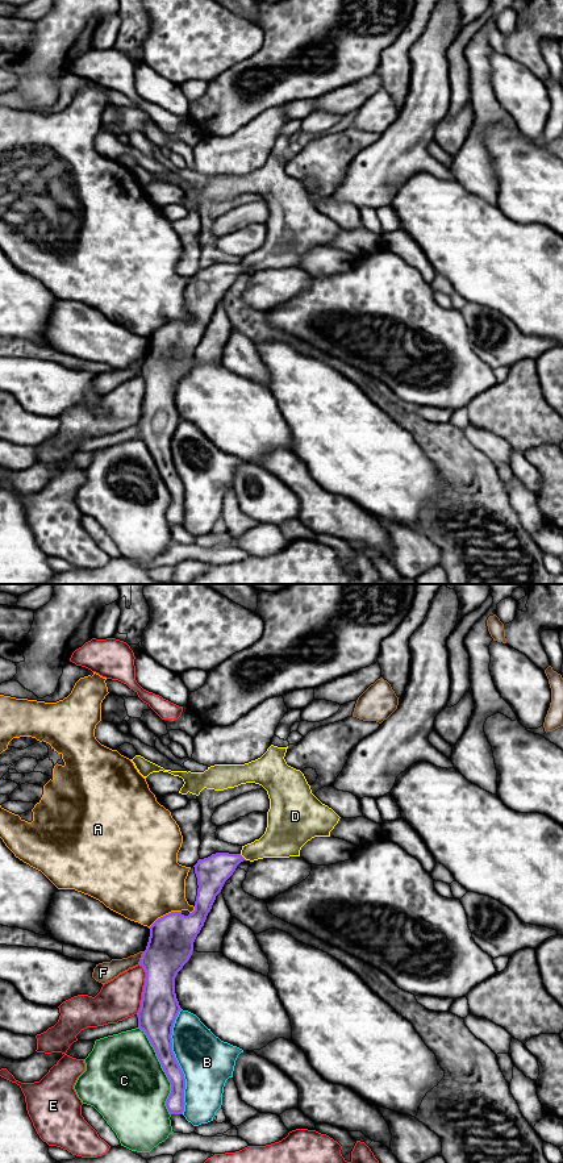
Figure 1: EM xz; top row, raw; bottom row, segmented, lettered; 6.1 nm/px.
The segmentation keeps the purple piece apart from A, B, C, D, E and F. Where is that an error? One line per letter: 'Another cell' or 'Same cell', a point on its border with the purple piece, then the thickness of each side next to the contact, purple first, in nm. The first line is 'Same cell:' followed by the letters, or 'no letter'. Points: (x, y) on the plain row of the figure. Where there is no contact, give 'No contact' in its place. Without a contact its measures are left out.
Same cell: D
A: Another cell. Touches purple at xz (166, 325). Thickness 280 nm (purple) against 480 nm
B: Another cell. Touches purple at xz (176, 472). Thickness 180 nm (purple) against 320 nm
C: Another cell. Touches purple at xz (163, 480). Thickness 160 nm (purple) against 500 nm
D: Same cell. Touches purple at xz (242, 267). Thickness 200 nm (purple) against 200 nm
E: Another cell. Touches purple at xz (144, 400). Thickness 260 nm (purple) against 260 nm
F: Another cell. Touches purple at xz (141, 369). Thickness 280 nm (purple) against 120 nm

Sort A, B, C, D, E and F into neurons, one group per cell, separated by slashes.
A / B / C / D / E / F

